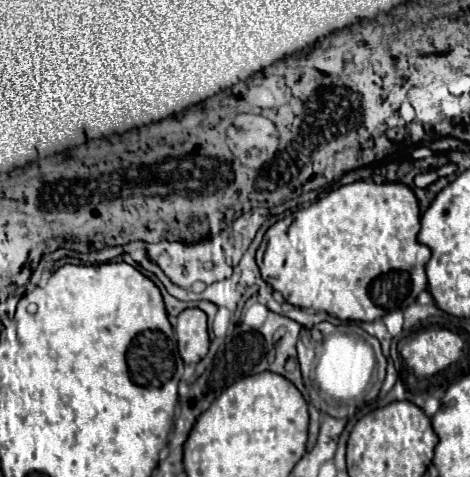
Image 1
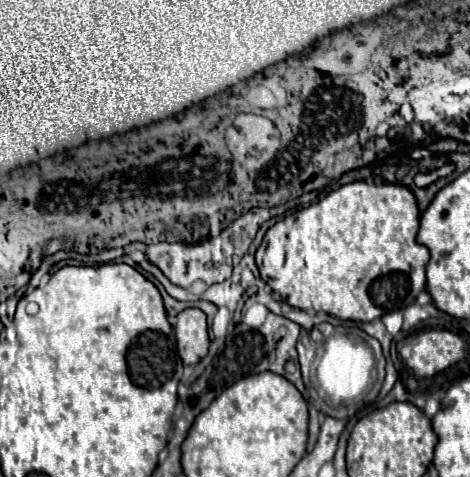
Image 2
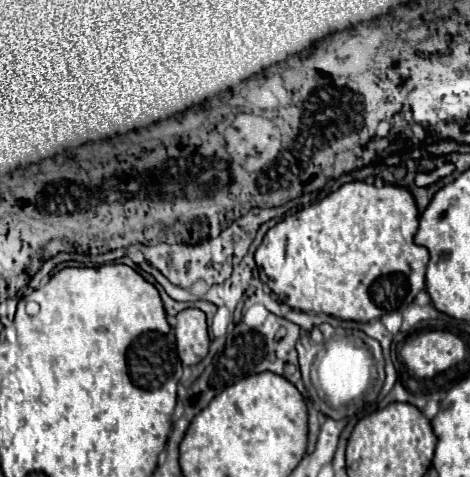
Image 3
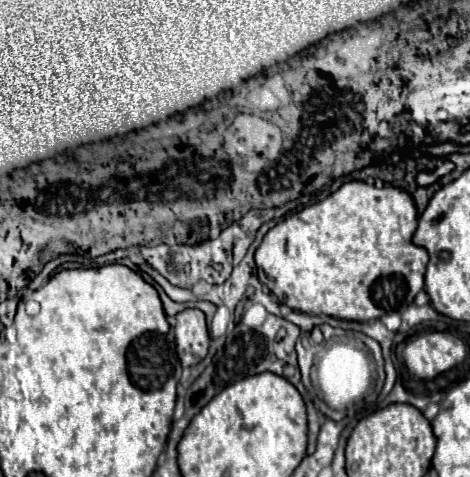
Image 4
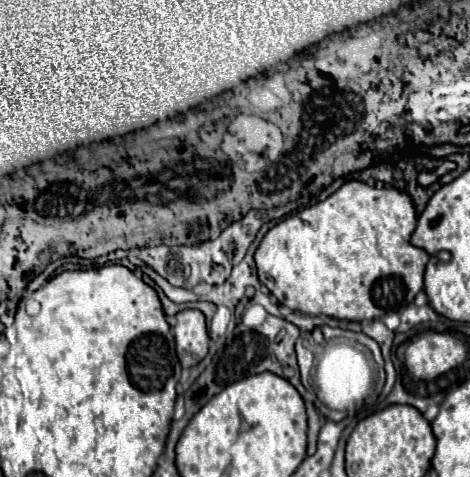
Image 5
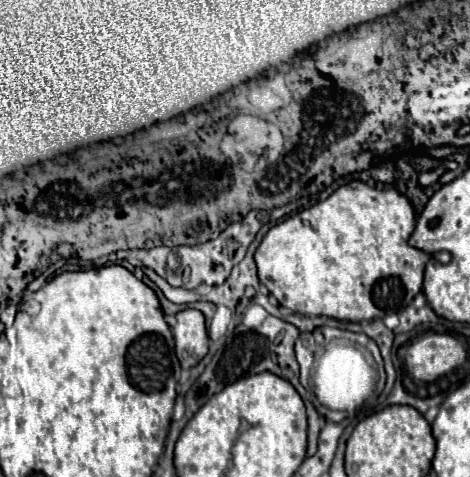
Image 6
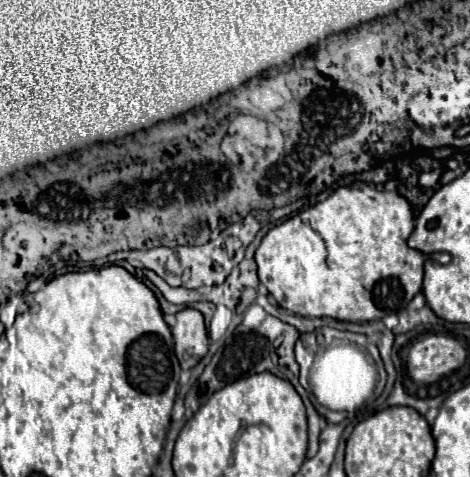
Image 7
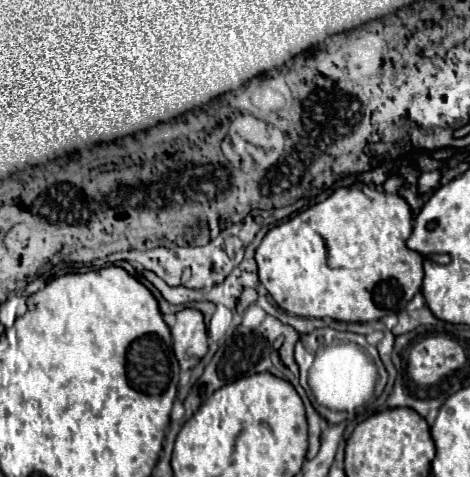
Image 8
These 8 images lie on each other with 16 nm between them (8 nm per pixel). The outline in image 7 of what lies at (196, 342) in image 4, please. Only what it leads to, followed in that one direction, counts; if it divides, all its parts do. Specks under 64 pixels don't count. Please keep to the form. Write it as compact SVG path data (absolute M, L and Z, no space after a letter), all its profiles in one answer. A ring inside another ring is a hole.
M184 308L176 314L176 326L172 328L174 354L182 370L194 368L208 352L208 336L202 312Z

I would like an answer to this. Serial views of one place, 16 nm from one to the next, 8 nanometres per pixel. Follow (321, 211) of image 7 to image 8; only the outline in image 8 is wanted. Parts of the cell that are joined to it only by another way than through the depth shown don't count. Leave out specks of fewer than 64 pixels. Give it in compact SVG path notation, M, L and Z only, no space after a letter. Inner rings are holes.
M356 182L350 188L338 188L324 202L318 202L316 206L308 208L306 212L302 212L302 214L290 218L288 222L272 228L264 236L262 244L256 250L258 276L260 276L260 282L266 286L268 294L278 304L278 308L286 310L294 316L300 316L300 318L332 318L332 320L342 320L342 322L374 322L374 320L380 320L388 314L398 314L404 308L404 304L408 304L412 300L412 296L422 286L422 256L406 248L406 240L408 240L410 232L412 232L412 212L410 212L410 206L404 202L404 198L400 198L398 194L380 192L380 190L370 188L362 182Z

